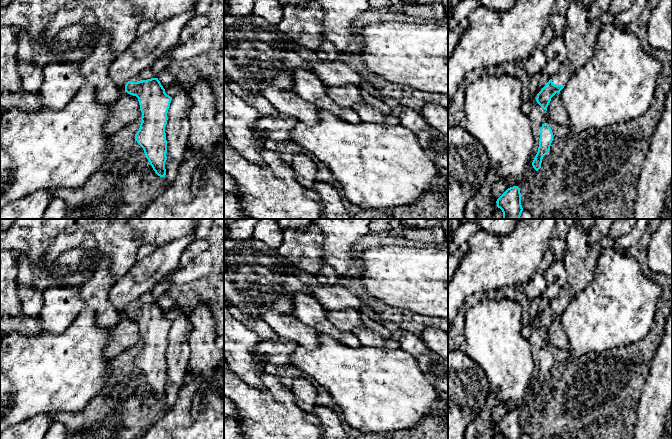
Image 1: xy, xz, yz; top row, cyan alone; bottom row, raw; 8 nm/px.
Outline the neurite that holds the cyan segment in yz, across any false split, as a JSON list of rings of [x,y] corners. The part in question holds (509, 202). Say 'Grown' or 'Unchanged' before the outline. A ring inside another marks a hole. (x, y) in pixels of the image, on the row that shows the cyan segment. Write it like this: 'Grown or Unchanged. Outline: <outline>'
Unchanged. Outline: [[[518,186],[508,188],[496,201],[503,212],[503,219],[520,219],[523,211],[521,193]]]

